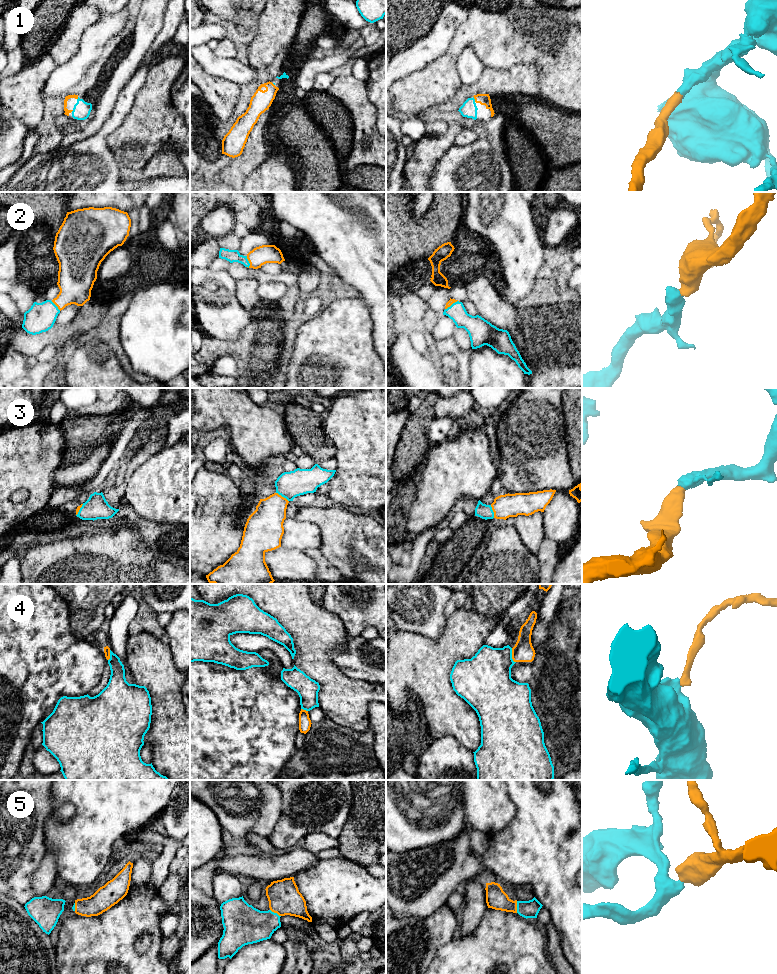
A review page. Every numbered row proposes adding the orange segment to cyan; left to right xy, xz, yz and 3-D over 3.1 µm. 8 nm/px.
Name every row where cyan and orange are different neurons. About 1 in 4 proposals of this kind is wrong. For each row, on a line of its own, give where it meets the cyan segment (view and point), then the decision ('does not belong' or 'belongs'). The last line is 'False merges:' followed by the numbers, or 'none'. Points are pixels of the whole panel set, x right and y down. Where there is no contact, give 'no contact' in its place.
1: yz (474, 99) | belongs
2: yz (453, 303) | belongs
3: xz (282, 496) | belongs
4: yz (511, 655) | does not belong
5: yz (517, 907) | belongs
False merges: 4

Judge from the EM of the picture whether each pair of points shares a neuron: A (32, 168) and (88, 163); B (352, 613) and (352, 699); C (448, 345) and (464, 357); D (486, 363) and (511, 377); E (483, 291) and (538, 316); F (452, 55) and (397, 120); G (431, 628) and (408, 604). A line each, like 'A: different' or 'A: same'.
A: same
B: different
C: same
D: same
E: same
F: different
G: same

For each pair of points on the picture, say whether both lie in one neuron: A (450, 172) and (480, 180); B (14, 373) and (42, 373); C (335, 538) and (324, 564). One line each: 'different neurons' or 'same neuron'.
A: same neuron
B: same neuron
C: different neurons

